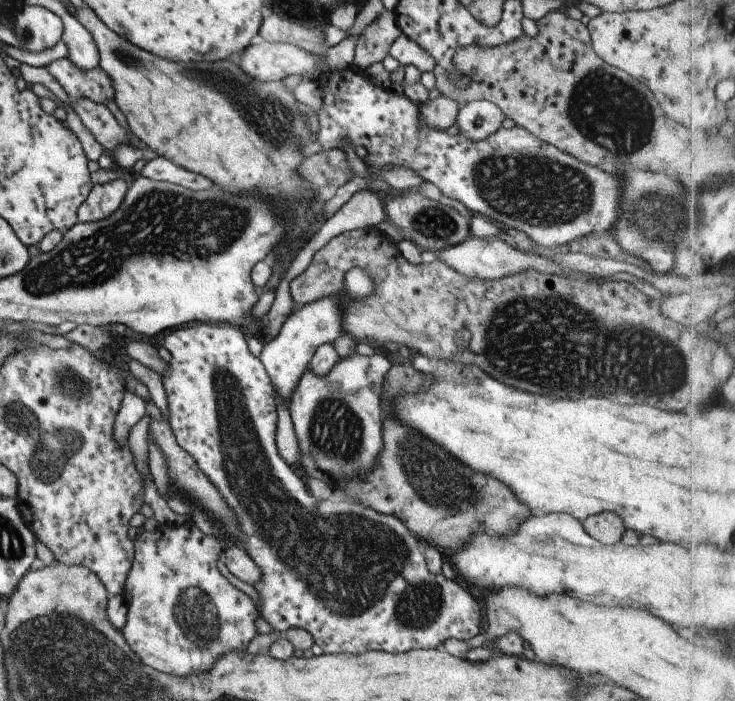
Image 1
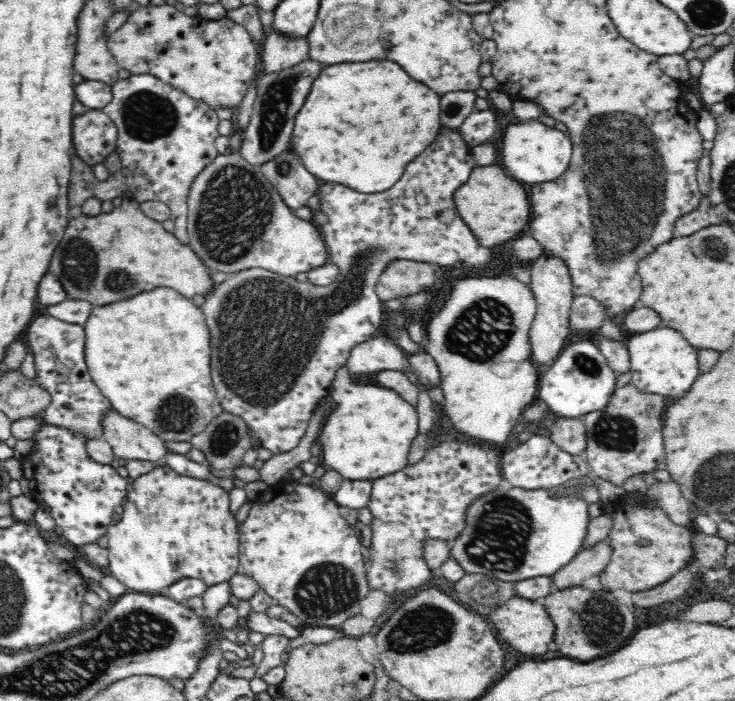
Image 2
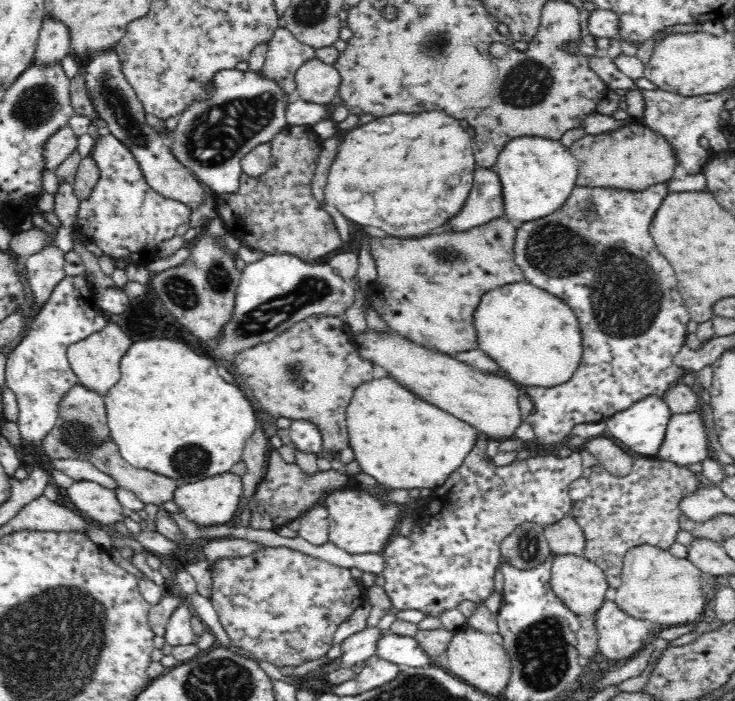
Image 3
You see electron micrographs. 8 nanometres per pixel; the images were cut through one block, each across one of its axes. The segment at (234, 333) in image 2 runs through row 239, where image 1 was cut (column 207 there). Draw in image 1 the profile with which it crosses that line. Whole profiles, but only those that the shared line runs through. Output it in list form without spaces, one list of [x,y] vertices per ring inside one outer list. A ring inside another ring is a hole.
[[[201,323],[190,326],[190,328],[180,327],[170,330],[168,336],[164,338],[162,346],[170,352],[172,360],[169,362],[168,372],[164,374],[162,380],[167,394],[168,408],[170,408],[170,428],[176,437],[176,442],[188,454],[191,454],[192,458],[196,459],[196,464],[198,464],[200,470],[220,490],[220,496],[226,498],[226,502],[232,506],[232,512],[236,516],[236,528],[247,538],[244,543],[246,554],[260,568],[262,580],[252,586],[260,598],[260,606],[255,606],[258,616],[264,618],[276,633],[286,632],[292,627],[306,630],[312,635],[314,642],[323,650],[323,654],[360,654],[360,652],[366,652],[366,650],[388,650],[388,652],[400,650],[400,652],[406,652],[406,650],[438,649],[438,646],[448,638],[470,640],[477,634],[485,634],[484,615],[476,598],[470,595],[469,590],[464,590],[458,582],[447,579],[442,572],[432,574],[428,570],[423,546],[400,518],[376,512],[359,502],[352,502],[352,498],[348,498],[341,491],[333,493],[326,500],[318,501],[306,490],[300,476],[292,470],[292,466],[278,452],[276,446],[277,408],[273,384],[260,359],[250,354],[246,337],[247,335],[244,335],[241,328],[224,323]]]

